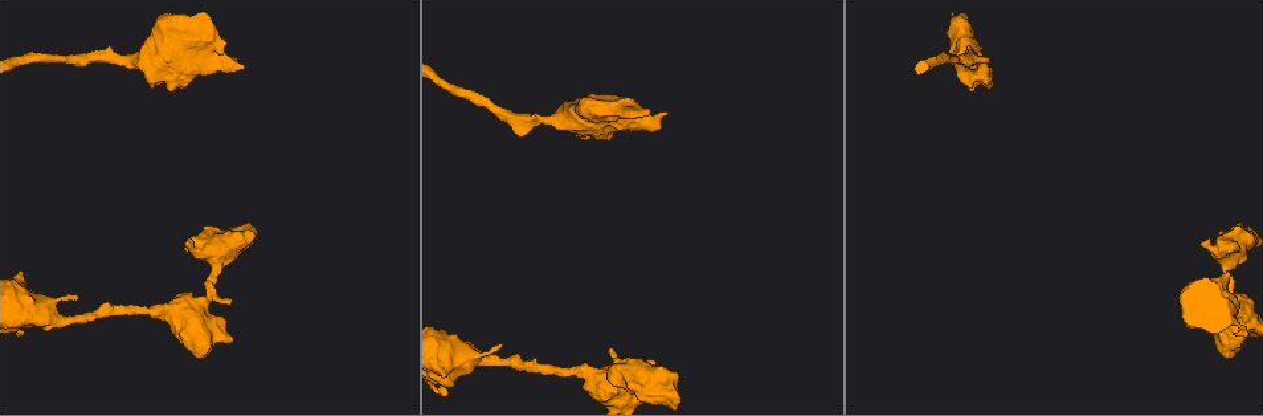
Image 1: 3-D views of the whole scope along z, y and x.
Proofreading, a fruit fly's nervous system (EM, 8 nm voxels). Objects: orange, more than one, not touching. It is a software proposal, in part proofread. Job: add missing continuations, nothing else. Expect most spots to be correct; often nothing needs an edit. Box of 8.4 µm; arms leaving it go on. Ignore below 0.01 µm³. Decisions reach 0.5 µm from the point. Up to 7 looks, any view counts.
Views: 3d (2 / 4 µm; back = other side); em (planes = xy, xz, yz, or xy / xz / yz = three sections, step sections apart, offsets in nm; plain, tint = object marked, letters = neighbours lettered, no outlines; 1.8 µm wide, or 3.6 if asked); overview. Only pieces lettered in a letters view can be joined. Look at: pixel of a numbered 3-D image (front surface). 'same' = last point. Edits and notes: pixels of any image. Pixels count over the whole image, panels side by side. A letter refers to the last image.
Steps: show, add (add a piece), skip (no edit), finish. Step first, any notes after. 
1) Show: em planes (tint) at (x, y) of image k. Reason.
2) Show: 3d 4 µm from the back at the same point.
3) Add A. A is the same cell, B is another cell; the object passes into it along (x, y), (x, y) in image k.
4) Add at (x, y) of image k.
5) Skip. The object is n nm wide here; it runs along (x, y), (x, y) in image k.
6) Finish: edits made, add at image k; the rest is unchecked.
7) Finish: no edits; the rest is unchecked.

Show: 3d 4 µm at (232, 341) of image 1. Thick end.

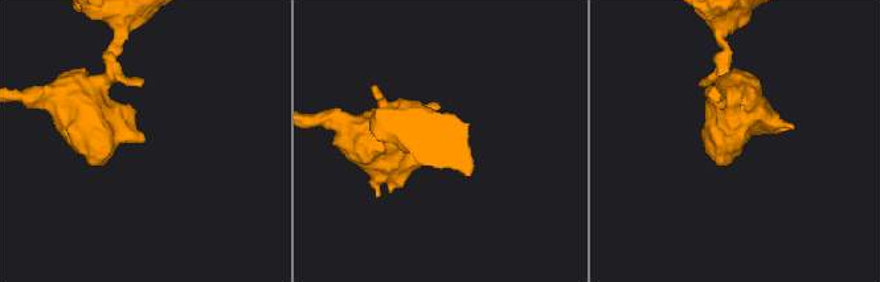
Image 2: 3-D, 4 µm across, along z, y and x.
Show: em planes (letters) at (143, 135) of image 2. Need the tissue.

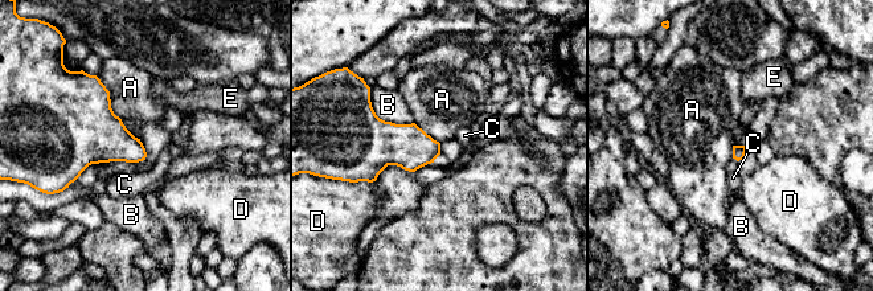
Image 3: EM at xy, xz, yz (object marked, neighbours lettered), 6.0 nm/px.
Skip. A, B, C, D and E are other cells; a border runs along (95, 76), (111, 110), (139, 139) in image 3; none of them fits.

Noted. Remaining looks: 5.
Show: 3d 2 µm at (501, 346) of image 1.

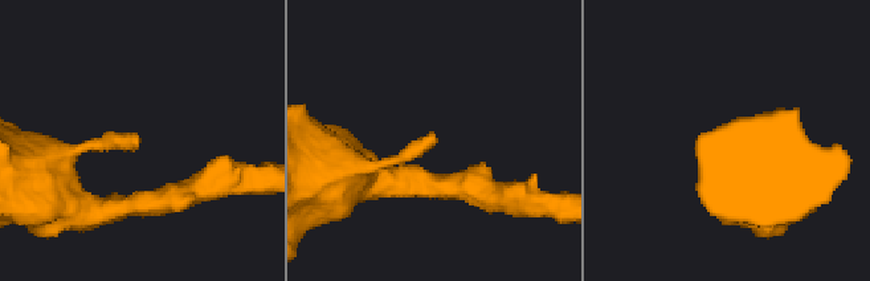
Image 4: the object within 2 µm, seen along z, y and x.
Show: em 3.6 µm planes (letters) at (433, 136) of image 4. Shape alone is not enough.

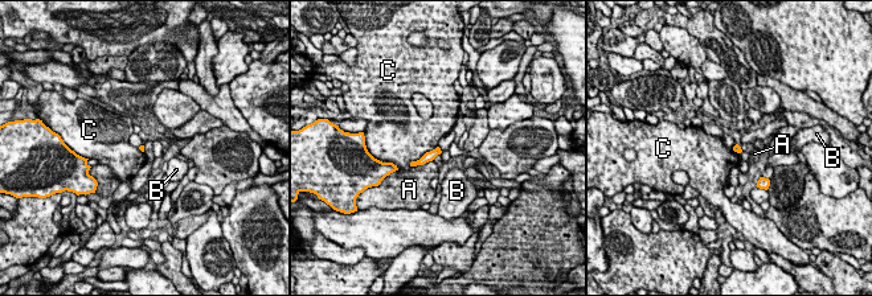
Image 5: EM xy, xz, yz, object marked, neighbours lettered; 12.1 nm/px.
Skip. A, B and C are other cells; a border runs along (437, 146), (413, 160), (409, 165) in image 5; none of them fits.

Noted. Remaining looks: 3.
Show: 3d 2 µm from the back at (226, 43) of image 1. Branch stops here.

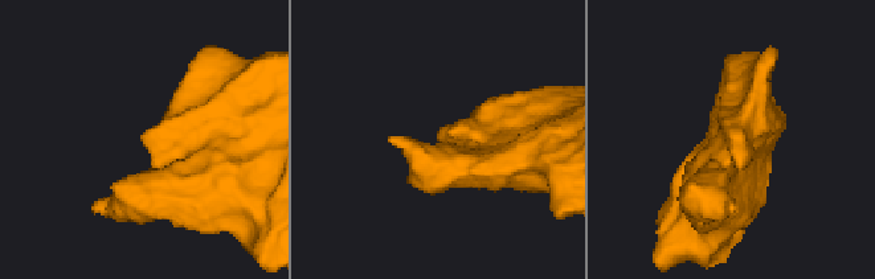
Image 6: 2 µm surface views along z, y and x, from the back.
Show: em xz step 8 (tint) at (742, 142) of image 6.

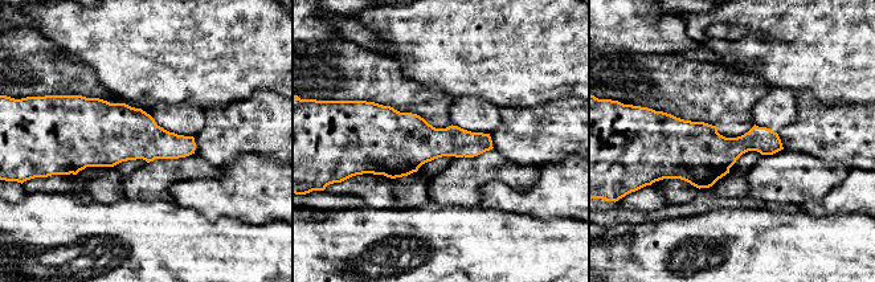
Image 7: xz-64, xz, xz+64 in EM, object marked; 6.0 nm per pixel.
Show: em xz step 8 (letters) at the same point.

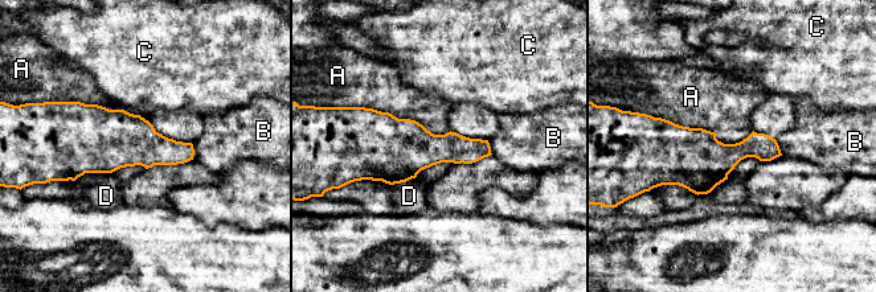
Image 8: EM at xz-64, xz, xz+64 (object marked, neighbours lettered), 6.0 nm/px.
Skip. A, B, C and D are other cells; a border runs along (650, 114), (724, 143), (753, 131) in image 8; none of them fits.

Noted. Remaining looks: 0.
Finish: no edits; the rest is unchecked.

